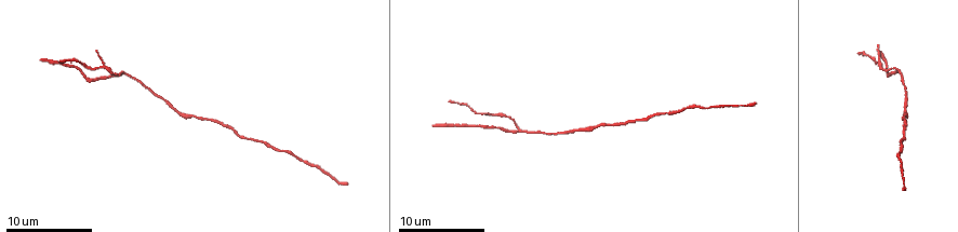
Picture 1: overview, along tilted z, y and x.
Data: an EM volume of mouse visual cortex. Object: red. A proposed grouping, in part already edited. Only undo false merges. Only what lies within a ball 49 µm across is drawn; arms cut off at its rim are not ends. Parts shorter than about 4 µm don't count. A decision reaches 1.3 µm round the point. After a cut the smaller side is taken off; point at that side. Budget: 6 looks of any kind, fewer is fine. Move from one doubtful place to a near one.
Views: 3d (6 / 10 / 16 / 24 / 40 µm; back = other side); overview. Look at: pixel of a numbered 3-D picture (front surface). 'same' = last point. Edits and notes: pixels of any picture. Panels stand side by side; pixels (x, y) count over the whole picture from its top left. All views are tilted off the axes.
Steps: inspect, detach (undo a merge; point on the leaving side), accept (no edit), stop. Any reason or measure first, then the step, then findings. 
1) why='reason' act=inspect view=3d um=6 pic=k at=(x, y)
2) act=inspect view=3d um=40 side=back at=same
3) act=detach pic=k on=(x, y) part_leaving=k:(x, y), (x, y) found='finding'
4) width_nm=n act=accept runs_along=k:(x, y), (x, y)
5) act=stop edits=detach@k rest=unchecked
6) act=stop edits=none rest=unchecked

why='sudden change in width' act=inspect view=3d um=16 pic=1 at=(906, 108)

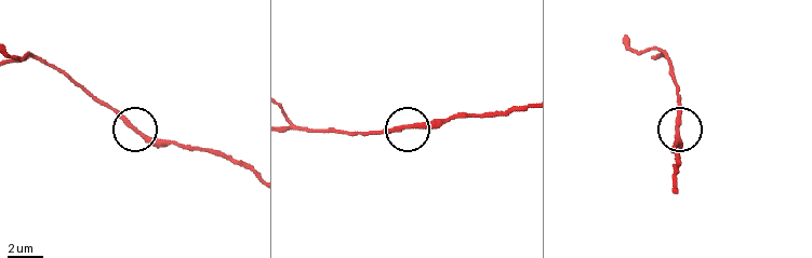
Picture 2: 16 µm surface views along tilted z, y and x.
act=accept runs_along=2:(449, 117), (367, 134) found='one neuron here'

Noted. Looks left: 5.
why='a fork' act=inspect view=3d um=6 pic=1 at=(894, 69)

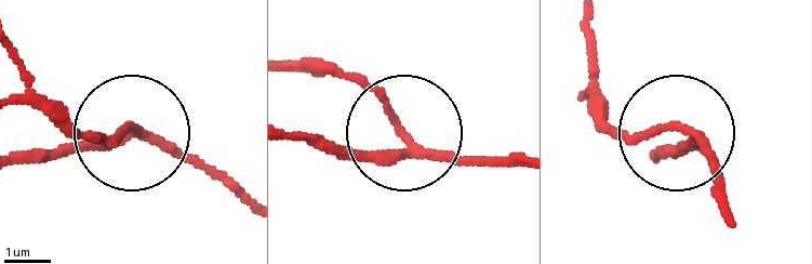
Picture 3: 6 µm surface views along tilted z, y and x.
arms=3 act=detach pic=3 on=(119, 134) found='two neurons meet here'

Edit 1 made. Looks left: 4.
why='see it whole again' act=inspect view=overview

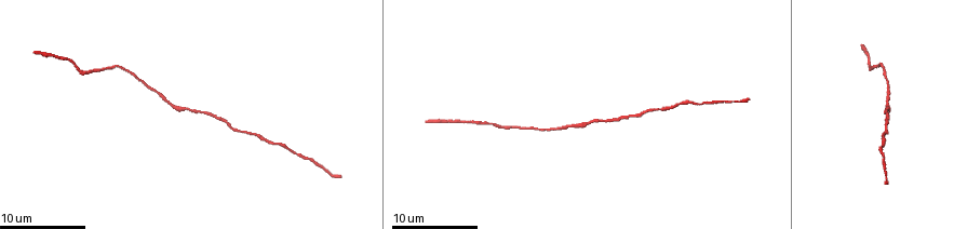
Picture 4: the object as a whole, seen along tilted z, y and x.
why='thick turns thin' act=inspect view=3d um=10 pic=4 at=(697, 104)

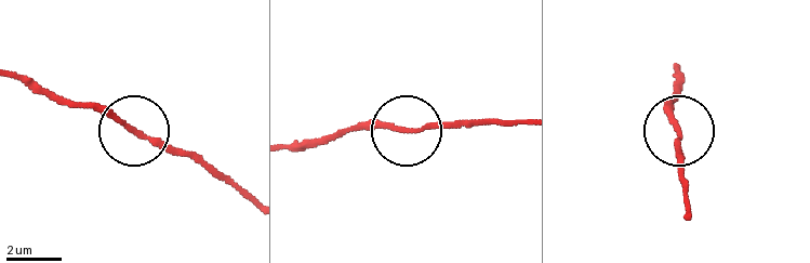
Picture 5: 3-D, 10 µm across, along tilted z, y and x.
act=inspect view=3d um=10 side=back pic=5 at=(132, 131)

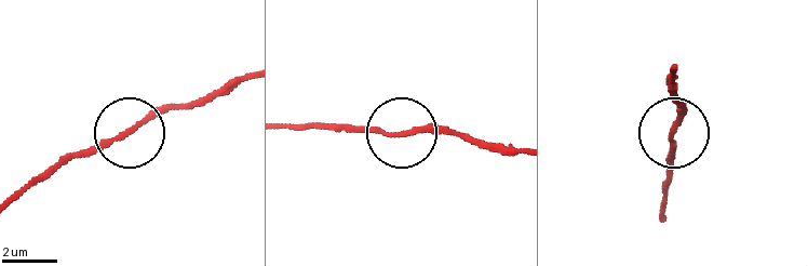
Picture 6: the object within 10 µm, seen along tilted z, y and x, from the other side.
act=accept runs_along=6:(672, 68), (670, 87), (681, 115), (667, 169) found='continuous, no second neuron'

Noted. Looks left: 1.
act=stop edits=detach@3 rest=unchecked

